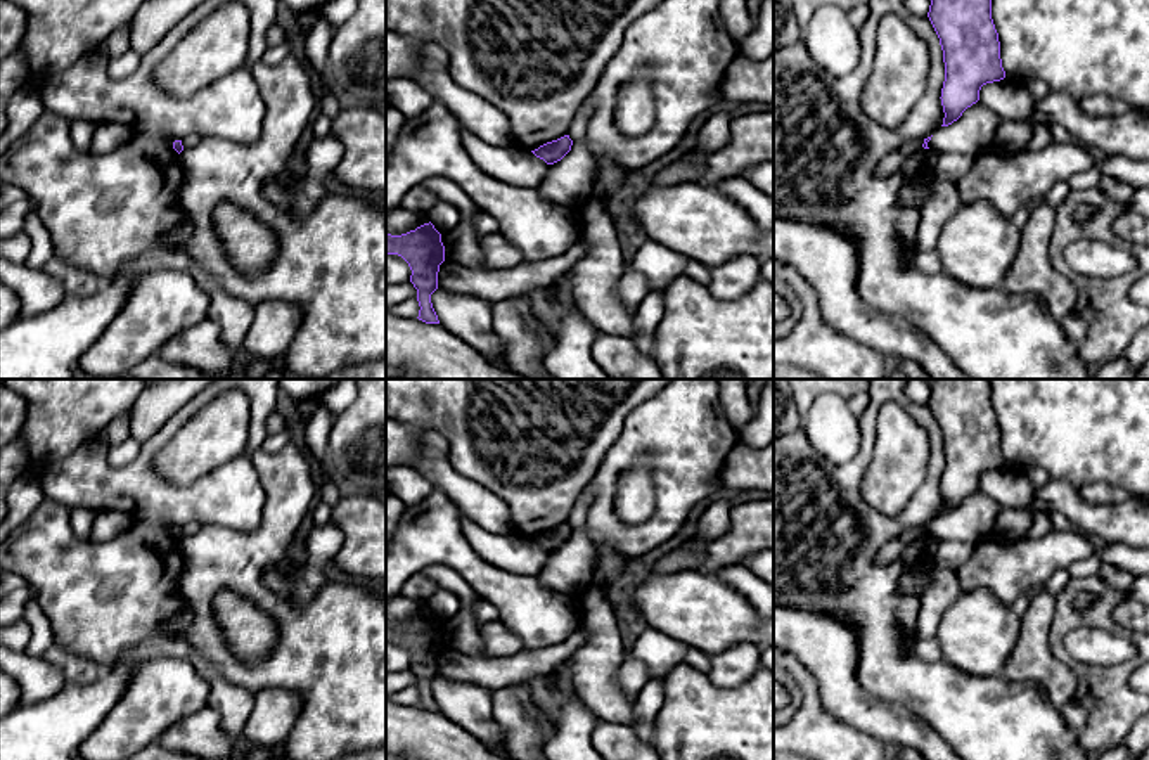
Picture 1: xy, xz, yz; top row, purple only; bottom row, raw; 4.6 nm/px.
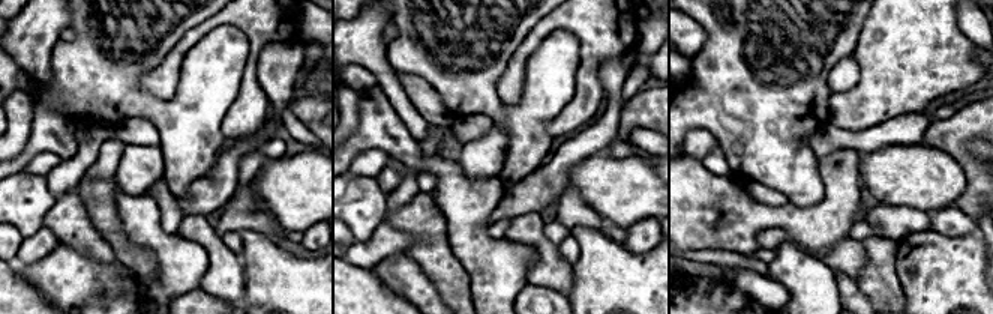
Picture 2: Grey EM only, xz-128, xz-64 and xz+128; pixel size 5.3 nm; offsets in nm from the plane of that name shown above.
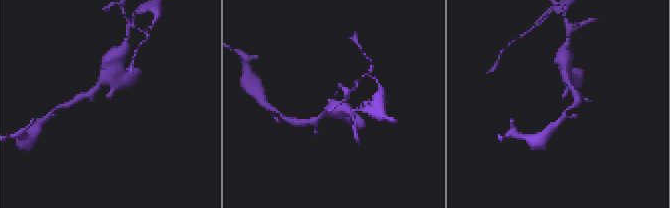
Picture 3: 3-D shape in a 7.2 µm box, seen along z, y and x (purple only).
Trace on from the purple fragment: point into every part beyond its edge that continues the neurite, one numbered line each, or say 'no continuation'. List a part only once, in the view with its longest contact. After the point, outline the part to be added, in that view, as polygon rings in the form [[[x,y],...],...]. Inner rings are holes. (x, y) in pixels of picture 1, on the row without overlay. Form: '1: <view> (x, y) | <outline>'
no continuation

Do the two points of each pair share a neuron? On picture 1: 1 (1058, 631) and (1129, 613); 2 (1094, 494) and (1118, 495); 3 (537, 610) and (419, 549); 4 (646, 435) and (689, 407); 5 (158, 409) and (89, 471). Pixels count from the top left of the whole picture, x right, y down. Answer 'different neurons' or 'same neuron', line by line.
1: different neurons
2: same neuron
3: same neuron
4: same neuron
5: different neurons

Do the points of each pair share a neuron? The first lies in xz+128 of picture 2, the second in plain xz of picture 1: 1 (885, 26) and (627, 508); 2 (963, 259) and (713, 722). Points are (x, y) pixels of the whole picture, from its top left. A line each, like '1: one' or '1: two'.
1: two
2: one

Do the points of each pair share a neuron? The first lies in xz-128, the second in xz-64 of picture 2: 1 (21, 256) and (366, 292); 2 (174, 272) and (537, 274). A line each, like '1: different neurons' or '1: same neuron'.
1: different neurons
2: different neurons

